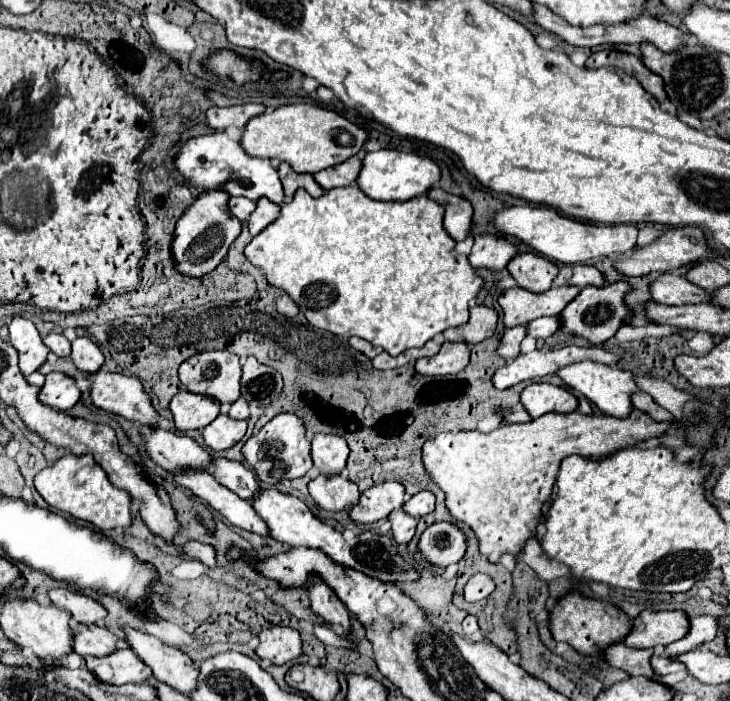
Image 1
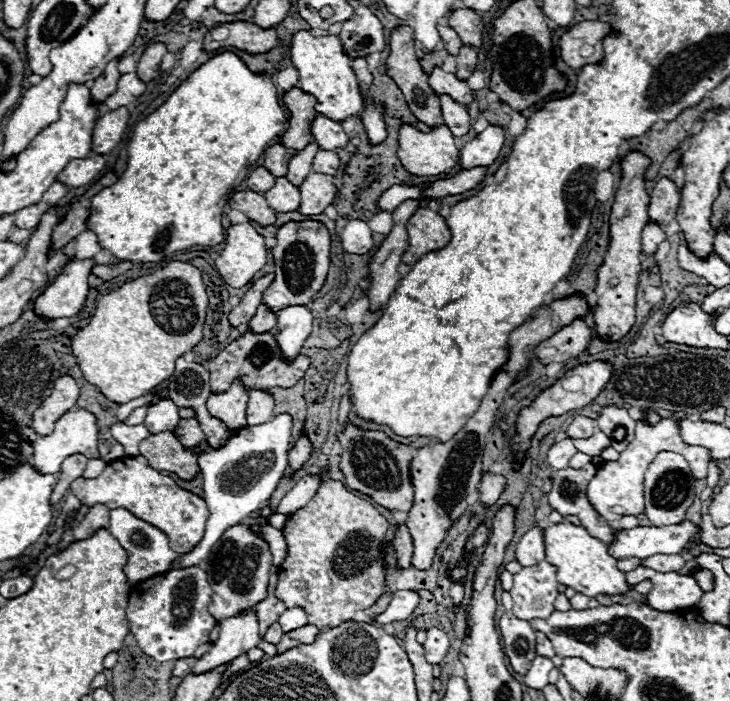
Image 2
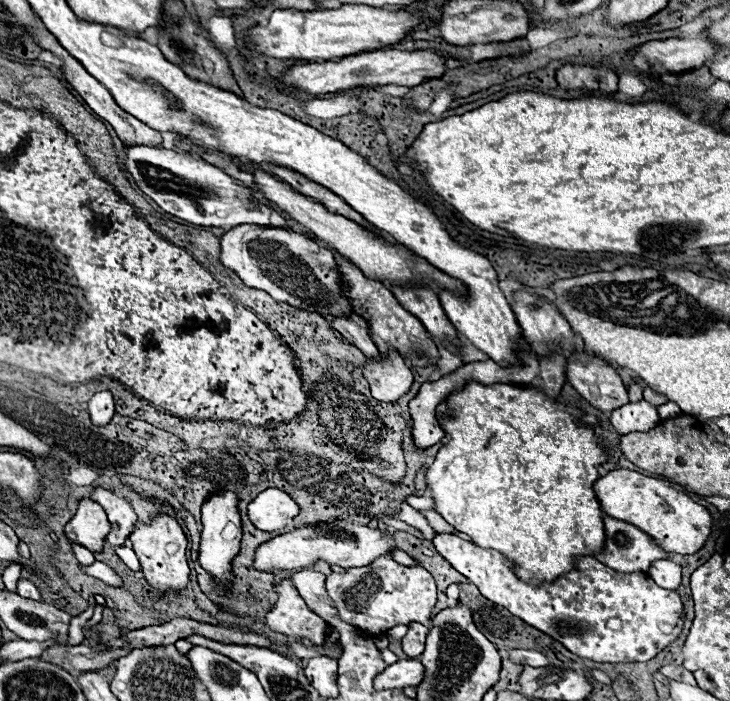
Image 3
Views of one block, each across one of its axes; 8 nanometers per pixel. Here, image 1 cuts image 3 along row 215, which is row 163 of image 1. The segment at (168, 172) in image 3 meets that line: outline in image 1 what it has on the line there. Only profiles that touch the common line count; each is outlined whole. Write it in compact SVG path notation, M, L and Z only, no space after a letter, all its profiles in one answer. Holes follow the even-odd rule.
M214 132L214 134L188 138L180 144L180 150L174 158L174 168L184 178L184 184L192 190L198 190L198 192L224 190L230 196L244 196L248 200L258 200L260 196L266 196L272 202L282 204L284 202L282 184L270 160L246 158L246 154L242 154L240 150L242 148L238 146L238 142L230 140L226 132Z

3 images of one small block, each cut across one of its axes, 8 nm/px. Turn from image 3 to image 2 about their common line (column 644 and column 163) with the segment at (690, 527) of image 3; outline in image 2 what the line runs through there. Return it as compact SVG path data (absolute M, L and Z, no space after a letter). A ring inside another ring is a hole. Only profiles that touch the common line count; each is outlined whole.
M118 458L108 462L106 470L98 478L78 478L68 488L84 506L94 504L106 504L106 508L126 508L128 512L134 512L140 520L146 520L148 524L154 524L158 530L166 532L170 536L170 546L178 554L190 552L200 538L204 536L204 526L210 516L208 506L204 498L194 496L192 492L186 492L174 484L172 478L162 476L158 470L150 468L146 458Z

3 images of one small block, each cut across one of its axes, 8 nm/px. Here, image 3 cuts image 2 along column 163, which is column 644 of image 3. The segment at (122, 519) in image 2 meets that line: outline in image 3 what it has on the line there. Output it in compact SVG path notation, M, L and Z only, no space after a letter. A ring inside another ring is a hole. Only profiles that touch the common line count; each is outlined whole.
M606 516L604 528L606 546L604 552L596 558L618 572L648 572L654 560L672 558L672 554L660 548L660 544L646 536L646 532L634 528L634 524L626 524L622 520Z

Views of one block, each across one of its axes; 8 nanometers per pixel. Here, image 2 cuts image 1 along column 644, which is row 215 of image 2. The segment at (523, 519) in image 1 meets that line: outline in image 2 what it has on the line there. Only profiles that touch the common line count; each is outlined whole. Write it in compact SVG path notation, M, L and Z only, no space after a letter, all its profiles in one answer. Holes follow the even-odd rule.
M418 208L408 222L408 248L402 256L404 264L418 262L424 254L444 248L450 242L446 220L428 208Z

